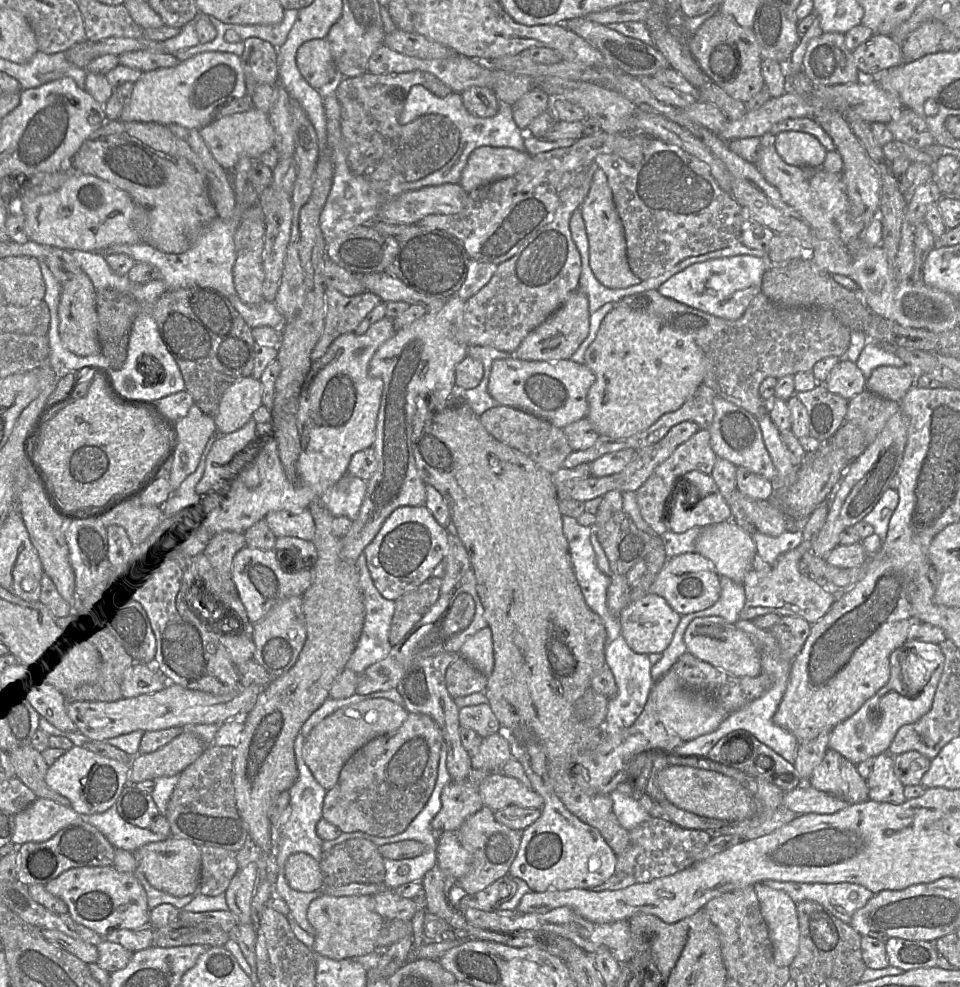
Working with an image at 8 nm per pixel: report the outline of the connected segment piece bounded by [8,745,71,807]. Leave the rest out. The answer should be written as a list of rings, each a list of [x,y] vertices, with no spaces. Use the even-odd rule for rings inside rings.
[[[24,746],[8,753],[16,778],[20,779],[38,798],[49,799],[58,804],[70,807],[69,799],[51,789],[45,776],[48,765],[42,756],[33,746]]]

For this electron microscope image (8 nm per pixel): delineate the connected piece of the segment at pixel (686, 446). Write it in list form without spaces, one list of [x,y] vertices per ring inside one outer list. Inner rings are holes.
[[[699,429],[686,442],[679,445],[669,458],[656,467],[646,482],[636,491],[636,499],[641,516],[656,534],[661,536],[668,530],[665,508],[668,505],[672,487],[676,481],[691,471],[699,471],[711,475],[716,459],[717,456],[711,447],[709,430]]]

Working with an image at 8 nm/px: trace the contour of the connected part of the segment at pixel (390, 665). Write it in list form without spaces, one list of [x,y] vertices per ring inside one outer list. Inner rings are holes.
[[[470,568],[449,593],[440,595],[437,602],[428,610],[421,620],[410,629],[401,642],[392,646],[391,651],[386,658],[369,666],[361,674],[356,687],[356,693],[367,695],[376,691],[389,691],[395,689],[407,668],[414,660],[446,652],[459,653],[461,646],[469,637],[486,627],[488,627],[488,625],[484,618],[484,609],[476,590],[475,573],[473,569]]]

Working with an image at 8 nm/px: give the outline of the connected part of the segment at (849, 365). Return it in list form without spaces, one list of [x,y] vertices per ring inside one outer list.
[[[843,357],[832,368],[824,385],[830,392],[849,400],[866,390],[866,381],[856,363]]]

